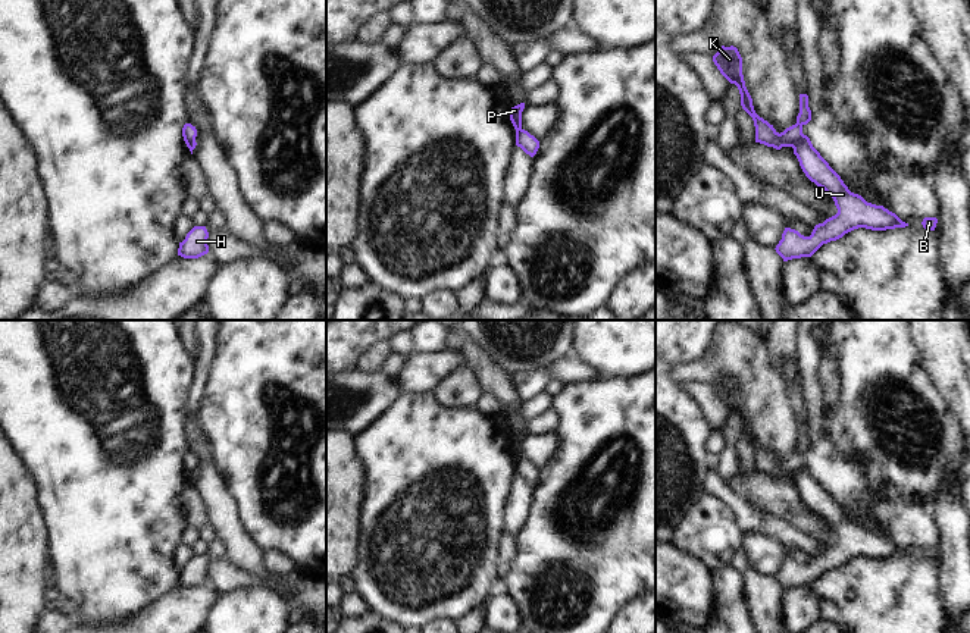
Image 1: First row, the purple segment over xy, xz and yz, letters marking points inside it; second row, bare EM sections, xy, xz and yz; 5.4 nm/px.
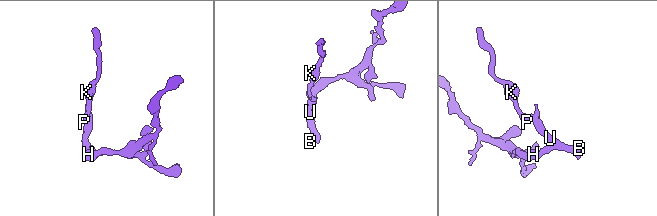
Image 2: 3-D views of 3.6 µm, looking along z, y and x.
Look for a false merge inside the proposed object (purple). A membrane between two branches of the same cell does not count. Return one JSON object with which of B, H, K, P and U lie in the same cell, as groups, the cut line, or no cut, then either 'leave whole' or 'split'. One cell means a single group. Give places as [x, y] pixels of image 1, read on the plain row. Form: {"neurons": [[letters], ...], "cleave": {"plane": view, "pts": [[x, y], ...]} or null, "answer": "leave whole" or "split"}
{"neurons": [["B", "H", "U"], ["K", "P"]], "cleave": {"plane": "yz", "pts": [[806, 464], [792, 476]]}, "answer": "split"}

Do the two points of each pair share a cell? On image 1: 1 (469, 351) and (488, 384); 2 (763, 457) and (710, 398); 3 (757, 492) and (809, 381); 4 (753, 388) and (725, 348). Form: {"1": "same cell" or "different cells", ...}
{"1": "same cell", "2": "different cells", "3": "different cells", "4": "same cell"}

